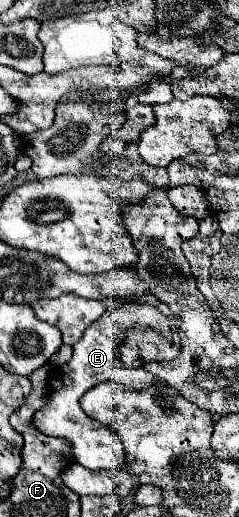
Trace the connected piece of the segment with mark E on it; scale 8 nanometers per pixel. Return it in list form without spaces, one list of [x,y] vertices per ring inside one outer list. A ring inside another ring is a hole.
[[[138,302],[122,304],[116,310],[106,310],[102,316],[108,316],[108,318],[98,318],[94,324],[90,324],[86,328],[82,340],[78,344],[74,344],[74,354],[72,354],[70,362],[66,362],[60,368],[54,368],[52,378],[50,378],[48,400],[32,416],[34,428],[42,430],[42,434],[46,434],[46,436],[64,438],[66,442],[70,442],[76,462],[90,468],[90,470],[120,468],[126,462],[126,452],[124,452],[124,444],[122,444],[120,436],[110,426],[104,426],[102,422],[90,418],[80,406],[80,398],[90,388],[94,388],[100,382],[112,382],[112,384],[120,384],[120,386],[134,388],[134,390],[144,390],[148,386],[154,386],[156,388],[156,402],[160,406],[172,408],[172,404],[162,398],[164,386],[160,382],[156,382],[150,372],[146,372],[144,368],[126,368],[126,366],[122,366],[120,356],[118,356],[118,348],[120,348],[122,340],[126,340],[128,330],[144,324],[144,326],[158,330],[158,334],[166,336],[166,334],[172,334],[170,318],[166,318],[158,308],[148,306],[148,304],[138,304]]]

